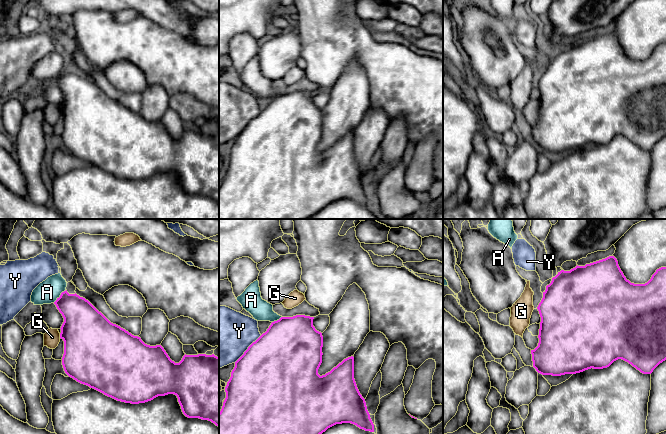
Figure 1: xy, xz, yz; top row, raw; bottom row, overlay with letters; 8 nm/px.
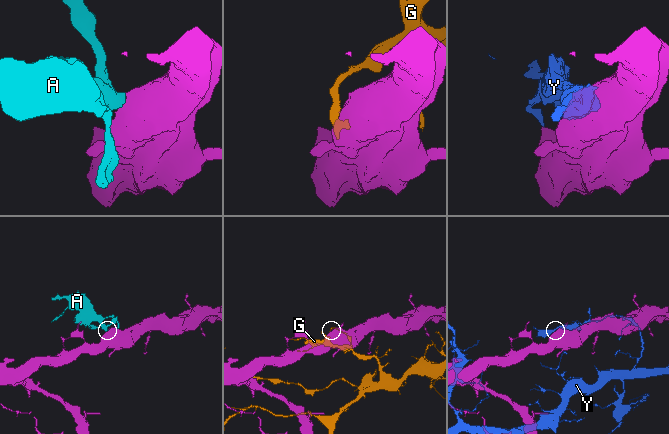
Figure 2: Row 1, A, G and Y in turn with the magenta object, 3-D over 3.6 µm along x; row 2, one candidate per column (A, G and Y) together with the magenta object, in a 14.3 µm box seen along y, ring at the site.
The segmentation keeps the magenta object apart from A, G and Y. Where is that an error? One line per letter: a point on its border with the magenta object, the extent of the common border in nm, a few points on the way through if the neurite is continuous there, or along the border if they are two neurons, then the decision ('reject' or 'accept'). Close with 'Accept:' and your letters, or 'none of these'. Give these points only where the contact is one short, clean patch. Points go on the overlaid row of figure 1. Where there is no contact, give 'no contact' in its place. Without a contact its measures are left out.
A: xy (60, 295) | 150 nm | across xy (81, 318), (60, 295), (55, 292), (47, 292) | accept
G: xy (60, 335) | 40 nm | reject
Y: xz (248, 348) | 320 nm | reject
Accept: A

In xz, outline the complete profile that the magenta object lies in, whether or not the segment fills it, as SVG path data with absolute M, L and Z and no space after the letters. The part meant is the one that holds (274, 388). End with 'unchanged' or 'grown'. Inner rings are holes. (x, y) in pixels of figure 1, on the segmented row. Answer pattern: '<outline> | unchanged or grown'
M258 279L236 299L255 320L270 321L271 325L235 362L225 387L226 398L219 412L219 434L322 434L342 423L351 423L374 432L365 399L354 379L354 357L344 359L325 375L318 374L322 363L323 336L313 326L314 317L282 317L275 313L273 305L262 299Z | grown

